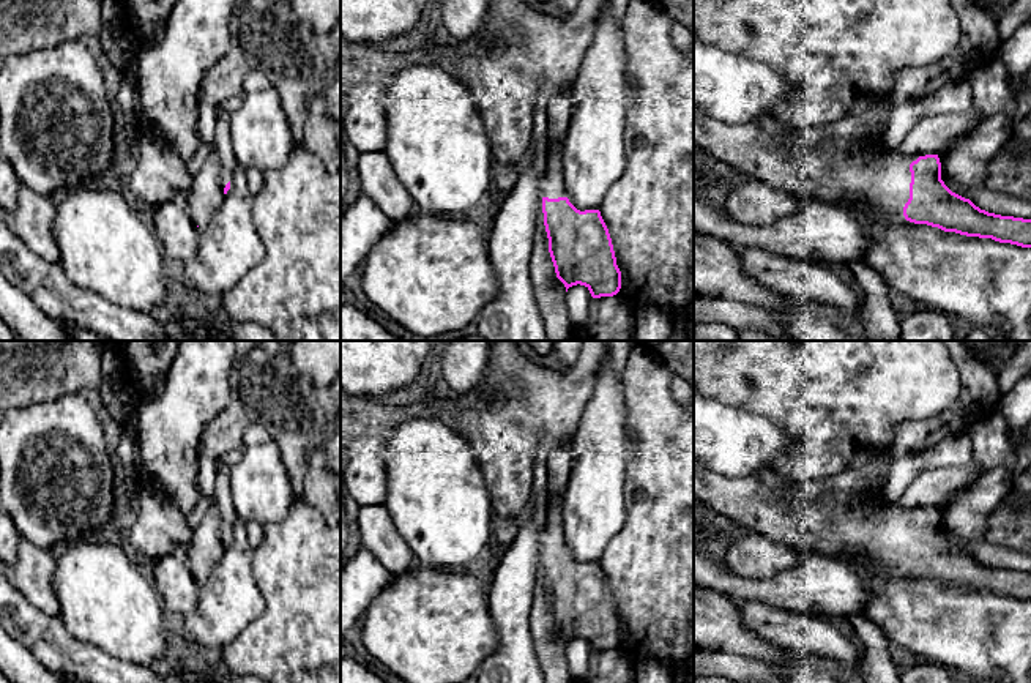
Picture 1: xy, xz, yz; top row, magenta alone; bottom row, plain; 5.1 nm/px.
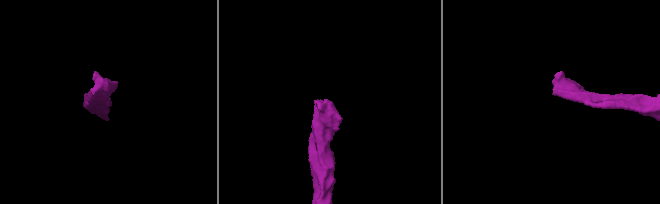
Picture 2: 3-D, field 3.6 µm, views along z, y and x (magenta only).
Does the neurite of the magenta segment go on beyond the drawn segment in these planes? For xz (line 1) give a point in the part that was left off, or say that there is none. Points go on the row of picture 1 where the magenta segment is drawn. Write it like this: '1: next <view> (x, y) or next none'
1: next xz (552, 185)

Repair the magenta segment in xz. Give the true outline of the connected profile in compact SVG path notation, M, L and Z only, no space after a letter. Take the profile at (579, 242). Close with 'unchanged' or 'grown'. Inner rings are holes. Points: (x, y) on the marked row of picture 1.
M553 144L541 181L544 226L556 278L566 292L585 286L593 298L613 297L621 271L599 210L577 210L568 199L561 144Z; grown

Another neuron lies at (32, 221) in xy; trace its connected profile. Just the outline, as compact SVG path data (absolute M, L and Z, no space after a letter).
M22 185L17 191L11 227L22 243L41 259L58 263L60 249L52 232L57 199L38 194Z

